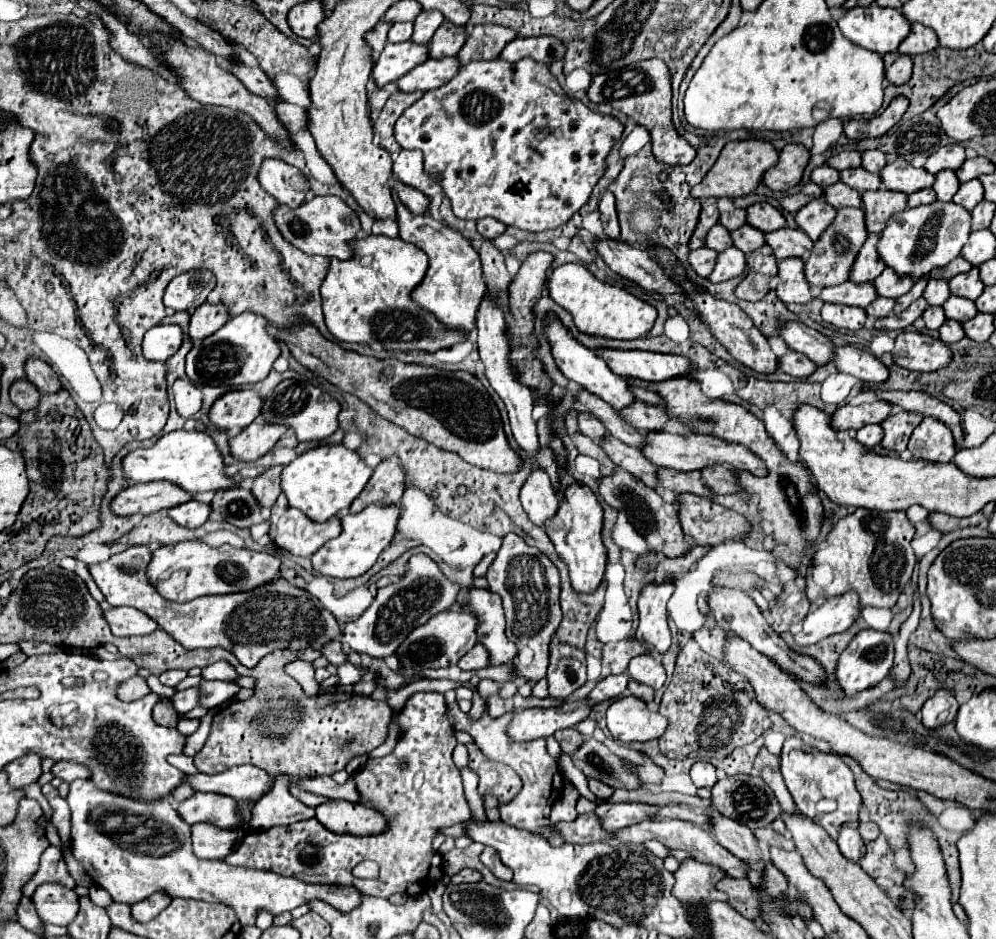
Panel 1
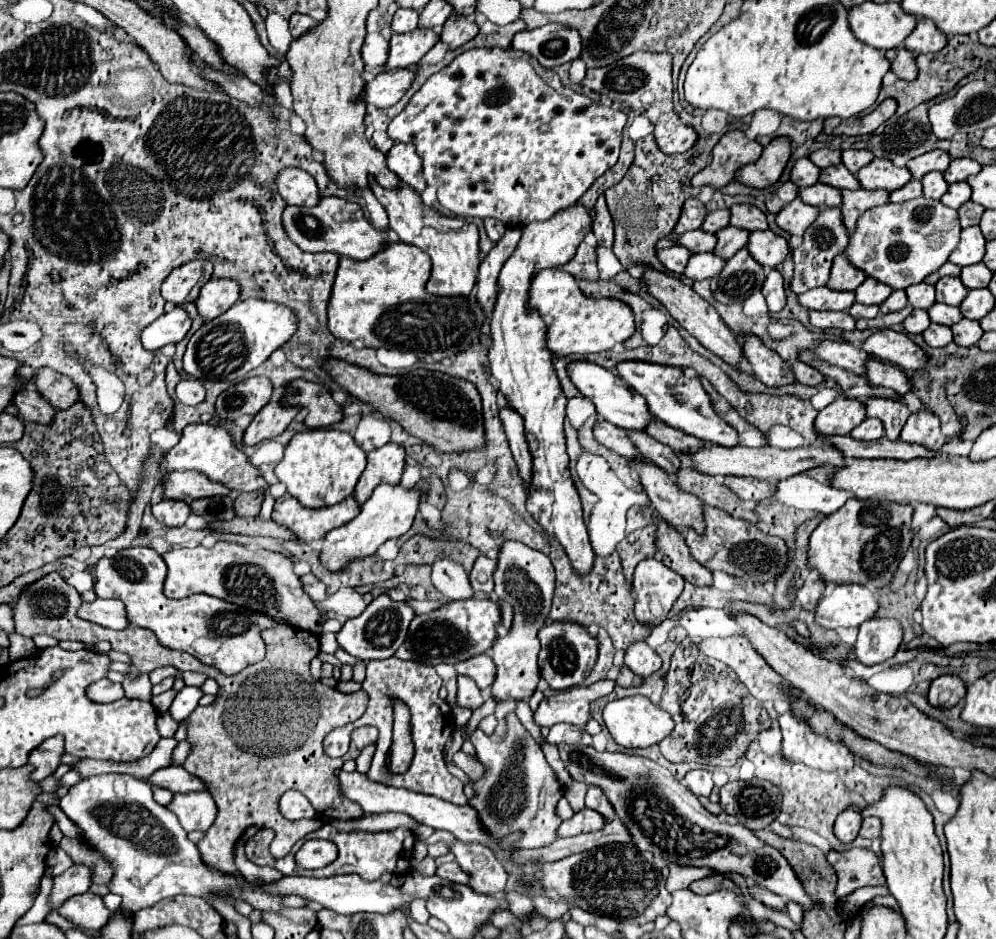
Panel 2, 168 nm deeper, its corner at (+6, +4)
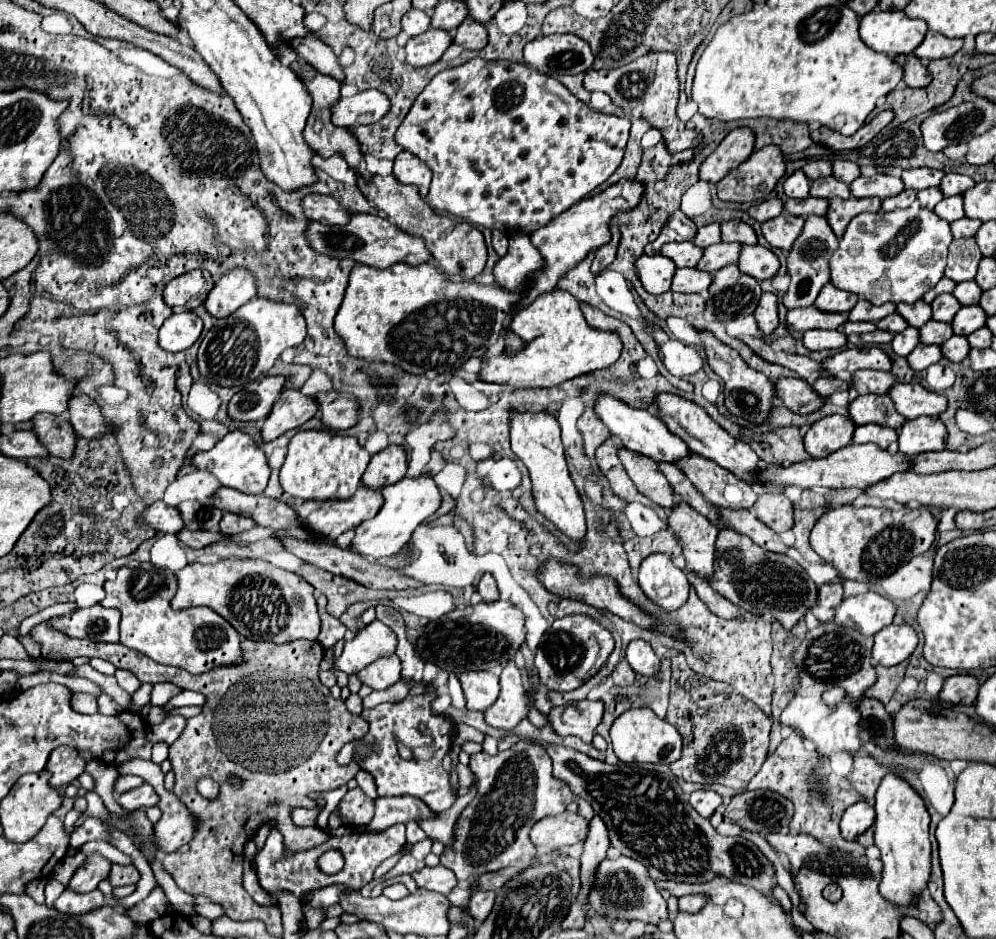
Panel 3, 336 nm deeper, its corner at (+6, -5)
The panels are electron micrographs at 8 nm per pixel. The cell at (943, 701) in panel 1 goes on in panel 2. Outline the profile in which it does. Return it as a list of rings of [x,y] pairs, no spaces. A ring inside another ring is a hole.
[[[942,675],[932,681],[928,701],[934,707],[952,707],[964,699],[966,683],[958,675]]]

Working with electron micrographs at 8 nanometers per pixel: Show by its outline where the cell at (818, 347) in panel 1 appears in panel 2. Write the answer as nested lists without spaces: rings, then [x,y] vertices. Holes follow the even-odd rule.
[[[822,341],[814,353],[828,361],[830,365],[842,367],[846,371],[852,371],[856,375],[866,375],[866,363],[870,361],[870,355],[864,353],[862,349],[850,345],[850,343],[840,343],[840,341]]]

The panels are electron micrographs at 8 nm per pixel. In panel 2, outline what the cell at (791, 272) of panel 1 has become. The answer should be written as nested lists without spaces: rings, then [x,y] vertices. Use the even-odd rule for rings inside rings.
[[[772,269],[764,281],[764,287],[762,287],[762,293],[766,297],[766,303],[768,303],[768,311],[770,313],[778,313],[784,309],[786,305],[786,291],[784,291],[784,279],[782,275]]]

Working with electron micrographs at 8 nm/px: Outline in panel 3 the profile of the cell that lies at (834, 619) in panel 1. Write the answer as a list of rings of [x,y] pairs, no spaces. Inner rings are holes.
[[[876,592],[848,596],[840,602],[834,614],[834,624],[844,626],[848,620],[864,636],[874,636],[878,630],[888,626],[896,614],[896,606]]]

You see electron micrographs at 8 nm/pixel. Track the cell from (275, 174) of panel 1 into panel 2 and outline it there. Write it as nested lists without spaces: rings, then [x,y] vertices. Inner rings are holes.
[[[296,167],[282,169],[278,179],[278,191],[288,205],[302,205],[302,207],[316,207],[320,201],[320,193],[316,187],[316,179]]]

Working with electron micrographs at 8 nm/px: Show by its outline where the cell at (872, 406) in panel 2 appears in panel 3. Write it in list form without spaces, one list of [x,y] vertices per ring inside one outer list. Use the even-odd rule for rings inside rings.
[[[878,394],[858,396],[856,400],[850,402],[848,410],[850,410],[850,418],[856,424],[880,424],[896,432],[902,428],[906,420],[904,416],[896,414],[892,400],[888,396],[878,396]]]

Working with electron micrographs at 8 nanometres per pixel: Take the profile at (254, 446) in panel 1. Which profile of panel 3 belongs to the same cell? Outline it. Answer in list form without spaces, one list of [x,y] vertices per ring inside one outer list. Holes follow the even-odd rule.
[[[296,390],[282,392],[260,430],[262,440],[272,442],[278,436],[282,436],[284,432],[300,428],[304,422],[308,422],[316,414],[316,410],[318,410],[318,406],[316,406],[314,398],[302,396]]]

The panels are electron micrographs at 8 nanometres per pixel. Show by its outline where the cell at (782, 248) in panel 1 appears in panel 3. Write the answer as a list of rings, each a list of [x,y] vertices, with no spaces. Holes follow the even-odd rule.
[[[754,244],[754,246],[742,246],[738,268],[744,274],[754,276],[756,280],[766,280],[766,278],[776,276],[780,262],[778,262],[778,256],[770,248],[762,244]]]

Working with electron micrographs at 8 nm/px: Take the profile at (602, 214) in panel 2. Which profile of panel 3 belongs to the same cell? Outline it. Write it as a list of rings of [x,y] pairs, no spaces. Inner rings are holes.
[[[610,224],[610,234],[612,234],[612,240],[596,250],[596,256],[594,256],[594,262],[592,262],[592,272],[594,274],[602,272],[616,258],[616,248],[618,248],[618,242],[620,242],[620,230],[618,230],[616,224]]]

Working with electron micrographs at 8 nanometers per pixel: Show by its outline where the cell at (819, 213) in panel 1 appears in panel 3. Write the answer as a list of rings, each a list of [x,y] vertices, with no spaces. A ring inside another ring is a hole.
[[[782,212],[780,216],[762,224],[762,234],[772,248],[782,248],[788,252],[796,242],[796,238],[800,236],[802,228],[804,228],[804,218]]]

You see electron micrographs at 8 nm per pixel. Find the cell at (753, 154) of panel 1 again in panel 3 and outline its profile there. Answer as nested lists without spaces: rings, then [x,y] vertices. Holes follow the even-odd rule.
[[[750,128],[732,130],[700,166],[700,180],[718,184],[724,178],[724,174],[740,166],[744,160],[748,160],[752,150],[754,134],[750,132]]]

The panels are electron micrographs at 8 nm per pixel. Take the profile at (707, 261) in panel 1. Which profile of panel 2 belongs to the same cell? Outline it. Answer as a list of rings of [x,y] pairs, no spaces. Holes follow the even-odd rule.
[[[674,245],[674,247],[668,247],[668,249],[658,249],[658,261],[672,273],[680,275],[684,271],[688,259],[690,259],[690,253],[684,247]]]

